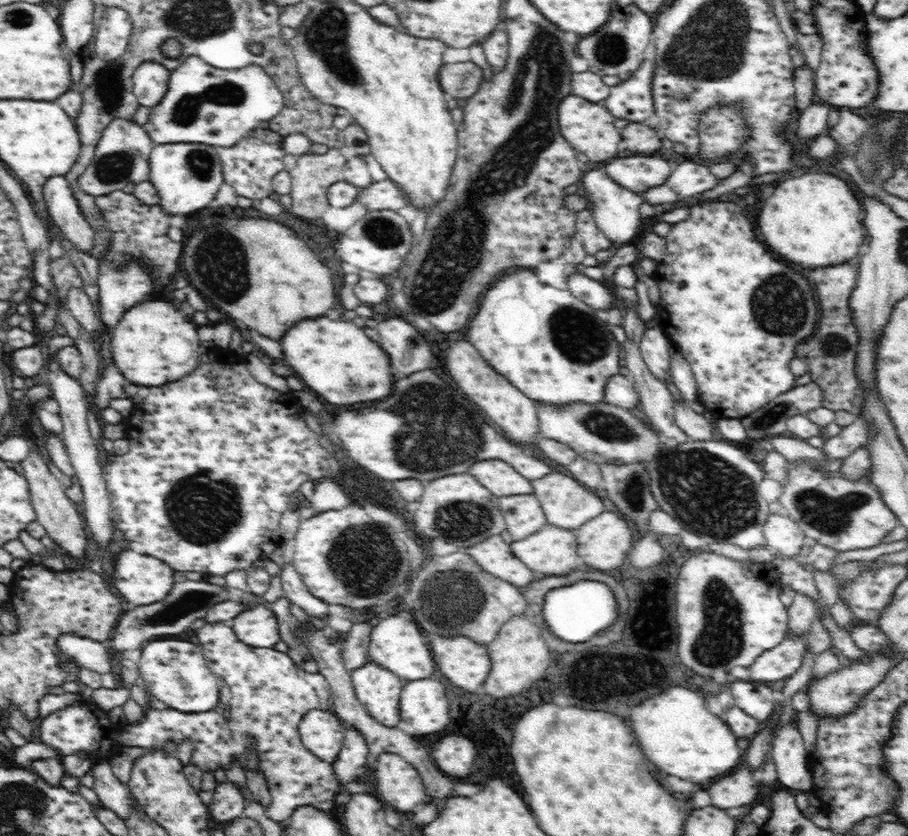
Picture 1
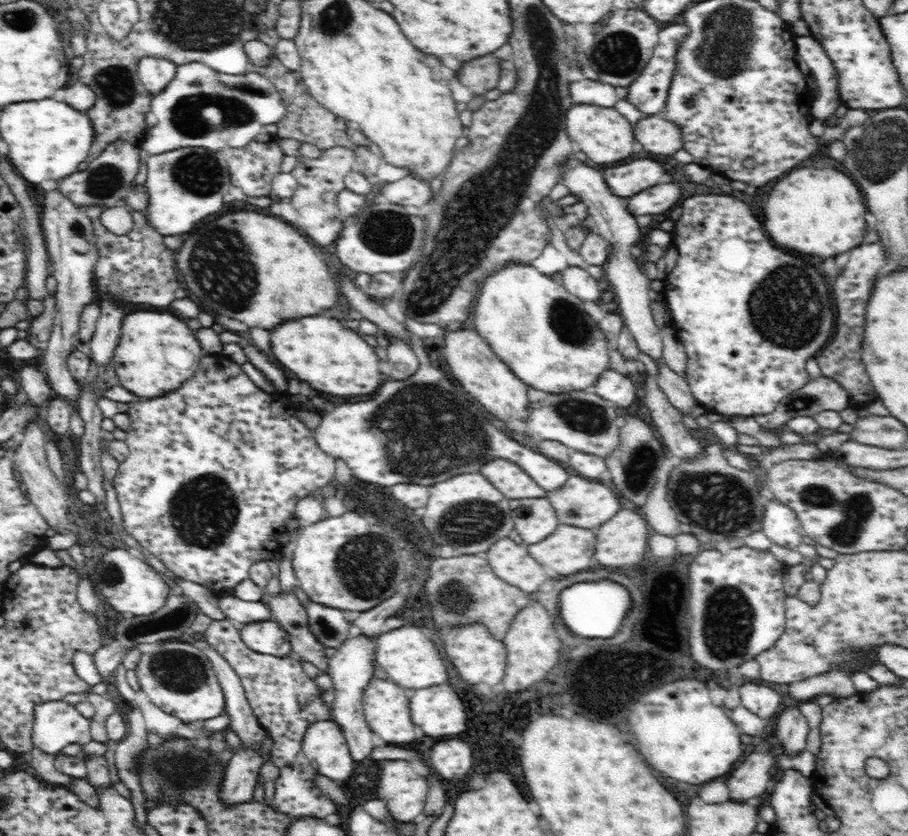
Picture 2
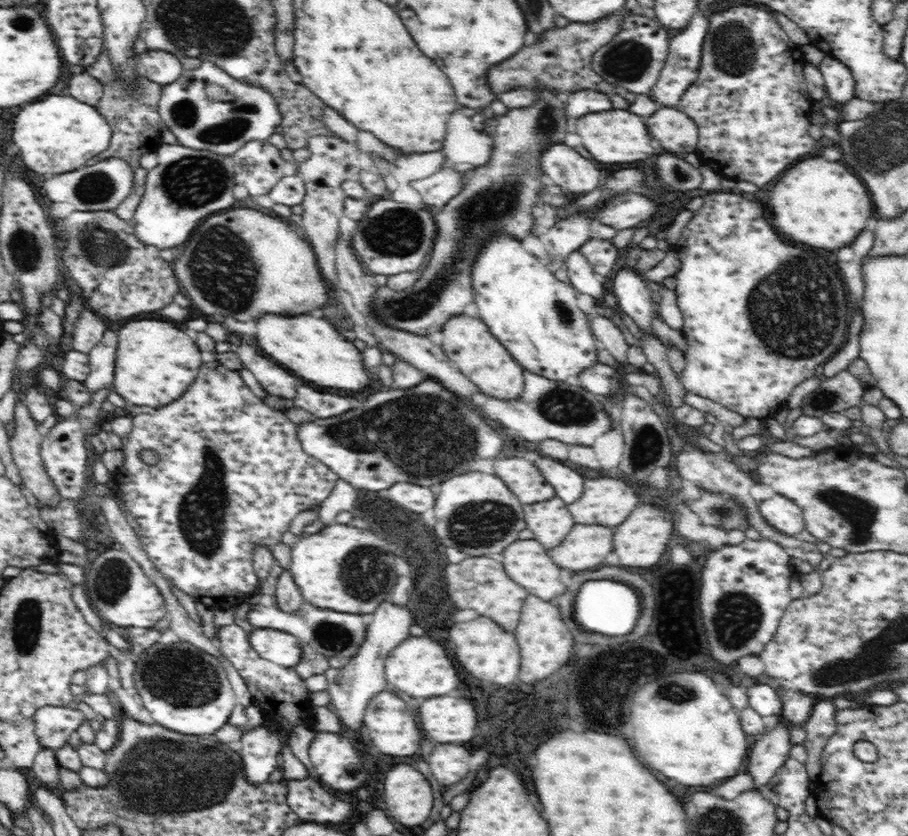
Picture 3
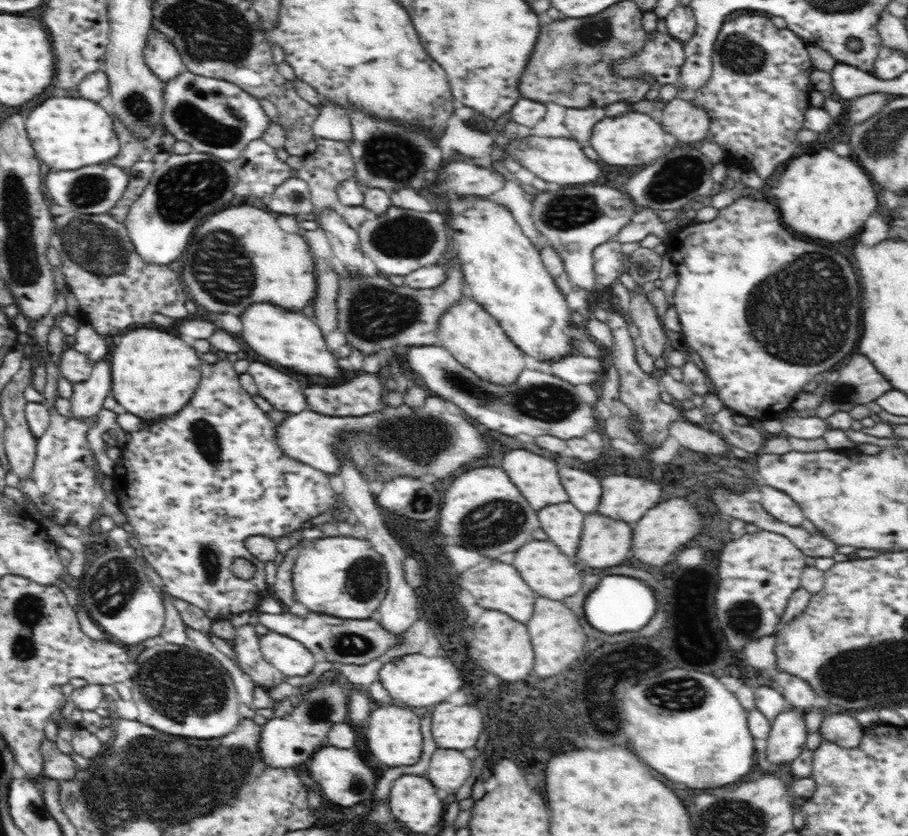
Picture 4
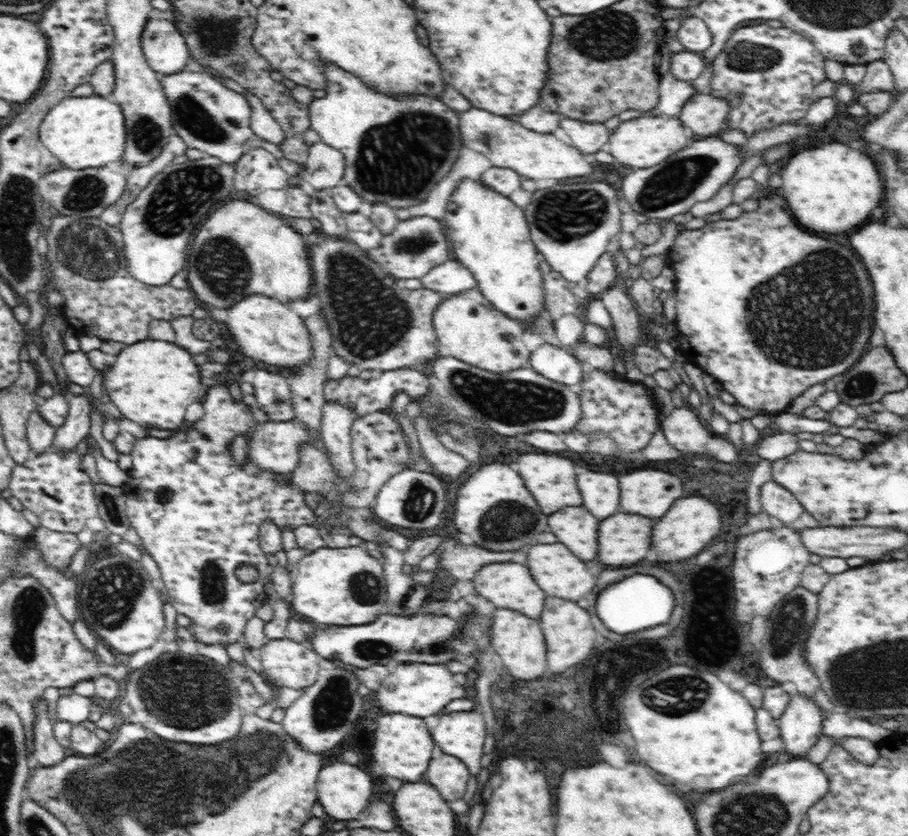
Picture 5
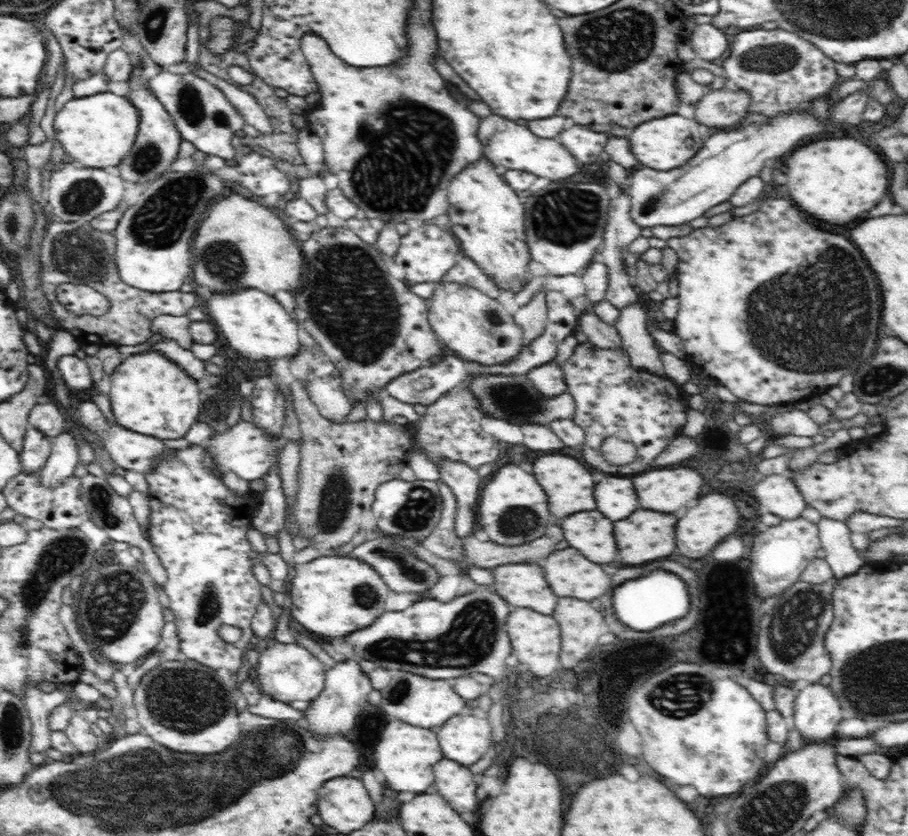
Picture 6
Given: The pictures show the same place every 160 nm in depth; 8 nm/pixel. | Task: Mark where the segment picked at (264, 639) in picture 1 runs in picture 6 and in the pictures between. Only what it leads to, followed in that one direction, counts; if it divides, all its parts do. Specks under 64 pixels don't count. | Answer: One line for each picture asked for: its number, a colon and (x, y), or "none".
2: (268, 637)
3: (282, 648)
4: (291, 657)
5: (292, 663)
6: (287, 672)

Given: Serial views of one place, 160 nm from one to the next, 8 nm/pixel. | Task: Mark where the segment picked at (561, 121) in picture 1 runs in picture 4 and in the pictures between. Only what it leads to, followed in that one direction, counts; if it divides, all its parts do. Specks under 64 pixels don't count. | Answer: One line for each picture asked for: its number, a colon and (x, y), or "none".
2: (602, 133)
3: (611, 136)
4: (630, 139)

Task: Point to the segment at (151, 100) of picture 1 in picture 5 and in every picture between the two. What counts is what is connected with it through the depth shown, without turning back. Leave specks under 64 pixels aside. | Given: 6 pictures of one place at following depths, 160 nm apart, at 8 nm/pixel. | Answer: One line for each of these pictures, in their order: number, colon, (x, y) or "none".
2: (154, 73)
3: (163, 68)
4: (160, 55)
5: (165, 50)

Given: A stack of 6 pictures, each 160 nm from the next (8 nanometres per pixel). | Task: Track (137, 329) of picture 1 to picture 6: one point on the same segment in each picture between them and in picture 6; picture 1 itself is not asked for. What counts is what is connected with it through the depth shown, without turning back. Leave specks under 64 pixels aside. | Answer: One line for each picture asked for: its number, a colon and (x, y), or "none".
2: (156, 352)
3: (156, 361)
4: (151, 374)
5: (152, 382)
6: (149, 393)

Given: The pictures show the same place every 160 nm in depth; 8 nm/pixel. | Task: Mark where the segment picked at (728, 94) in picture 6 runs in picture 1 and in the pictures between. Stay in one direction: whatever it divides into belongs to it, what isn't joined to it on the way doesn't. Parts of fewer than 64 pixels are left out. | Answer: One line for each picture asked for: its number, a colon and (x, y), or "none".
1: (640, 139)
2: (657, 135)
3: (676, 132)
4: (686, 122)
5: (704, 115)

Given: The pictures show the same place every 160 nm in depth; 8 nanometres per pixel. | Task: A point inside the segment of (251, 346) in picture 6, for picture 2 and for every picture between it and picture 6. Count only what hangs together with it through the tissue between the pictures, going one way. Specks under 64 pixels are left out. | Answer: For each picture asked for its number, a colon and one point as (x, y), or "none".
2: (331, 358)
3: (312, 347)
4: (290, 339)
5: (266, 329)

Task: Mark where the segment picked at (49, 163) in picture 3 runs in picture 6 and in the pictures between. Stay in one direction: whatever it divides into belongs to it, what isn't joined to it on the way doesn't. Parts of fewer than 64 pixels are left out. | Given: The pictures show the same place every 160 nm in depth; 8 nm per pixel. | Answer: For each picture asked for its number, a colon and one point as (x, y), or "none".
4: (67, 132)
5: (83, 133)
6: (96, 131)

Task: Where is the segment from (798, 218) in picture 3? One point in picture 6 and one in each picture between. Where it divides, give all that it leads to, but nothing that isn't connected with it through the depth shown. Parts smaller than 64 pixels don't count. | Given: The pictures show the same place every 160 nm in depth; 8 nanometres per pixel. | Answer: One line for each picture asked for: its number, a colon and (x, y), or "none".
4: (823, 196)
5: (832, 189)
6: (839, 179)

